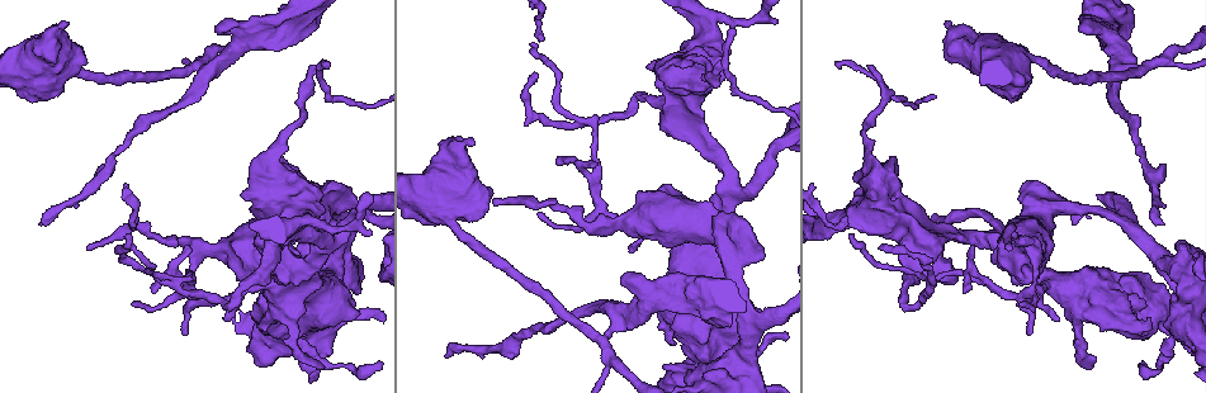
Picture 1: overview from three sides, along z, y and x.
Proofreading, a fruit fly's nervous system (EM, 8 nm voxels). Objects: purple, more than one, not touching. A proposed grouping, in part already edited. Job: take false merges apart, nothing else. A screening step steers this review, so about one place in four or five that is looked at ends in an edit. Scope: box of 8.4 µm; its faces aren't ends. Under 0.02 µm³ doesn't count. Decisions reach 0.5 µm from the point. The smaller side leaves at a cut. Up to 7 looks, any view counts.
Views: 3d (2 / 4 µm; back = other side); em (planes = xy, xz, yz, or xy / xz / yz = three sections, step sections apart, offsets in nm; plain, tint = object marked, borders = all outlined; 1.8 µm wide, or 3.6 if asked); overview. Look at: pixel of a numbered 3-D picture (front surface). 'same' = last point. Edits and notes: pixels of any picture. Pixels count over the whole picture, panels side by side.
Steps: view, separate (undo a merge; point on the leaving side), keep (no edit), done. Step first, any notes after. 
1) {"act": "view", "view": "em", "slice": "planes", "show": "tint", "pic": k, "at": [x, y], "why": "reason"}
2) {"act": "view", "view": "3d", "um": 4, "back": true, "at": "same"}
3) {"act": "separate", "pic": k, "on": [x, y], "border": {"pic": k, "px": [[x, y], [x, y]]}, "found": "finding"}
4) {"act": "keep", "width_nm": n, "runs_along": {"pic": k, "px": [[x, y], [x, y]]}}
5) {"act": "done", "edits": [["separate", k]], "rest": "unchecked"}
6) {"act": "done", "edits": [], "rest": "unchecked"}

{"act": "view", "view": "3d", "um": 4, "pic": 1, "at": [276, 155], "why": "thick turns thin"}

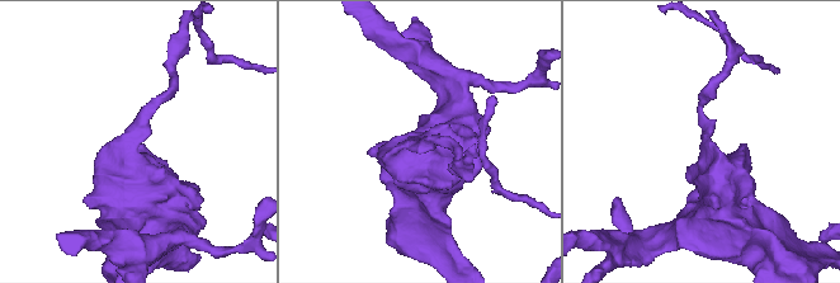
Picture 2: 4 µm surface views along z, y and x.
{"act": "view", "view": "em", "um": 3.6, "slice": "xz", "step": 4, "show": "tint", "pic": 2, "at": [706, 144], "why": "need the tissue"}

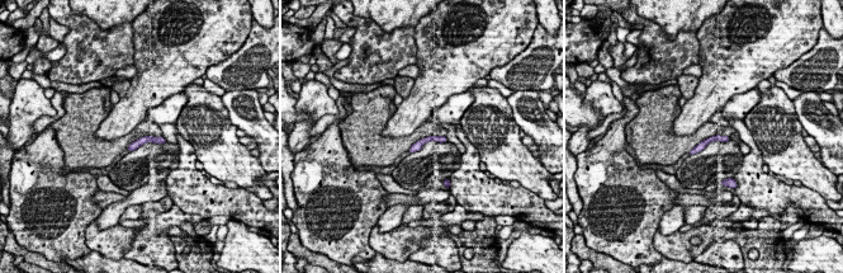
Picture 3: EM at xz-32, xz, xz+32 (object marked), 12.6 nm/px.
{"act": "keep", "width_nm": 100, "runs_along": {"pic": 3, "px": [[727, 139], [710, 139], [691, 153]]}, "found": "continuous, no second cell"}

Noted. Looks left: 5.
{"act": "view", "view": "3d", "um": 2, "pic": 1, "at": [175, 283], "why": "touches itself"}

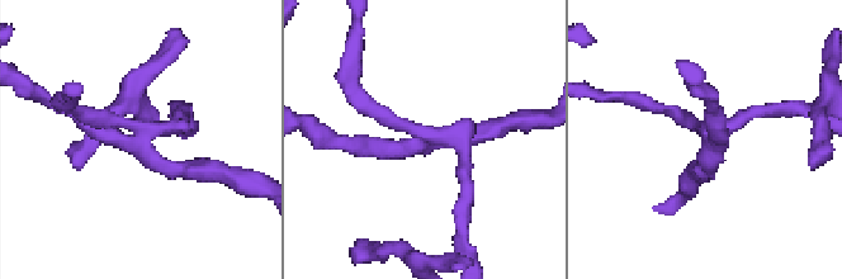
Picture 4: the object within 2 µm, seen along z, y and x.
{"act": "view", "view": "em", "slice": "xy", "step": 16, "show": "tint", "pic": 4, "at": [709, 144], "why": "now the EM"}

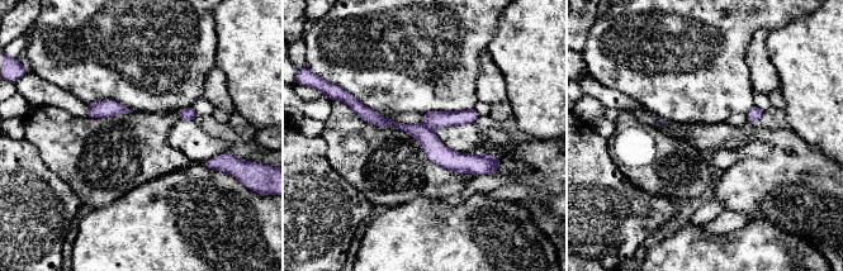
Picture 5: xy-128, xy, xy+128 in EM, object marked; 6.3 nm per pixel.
{"act": "view", "view": "em", "slice": "planes", "show": "tint", "at": "same", "why": "another direction"}

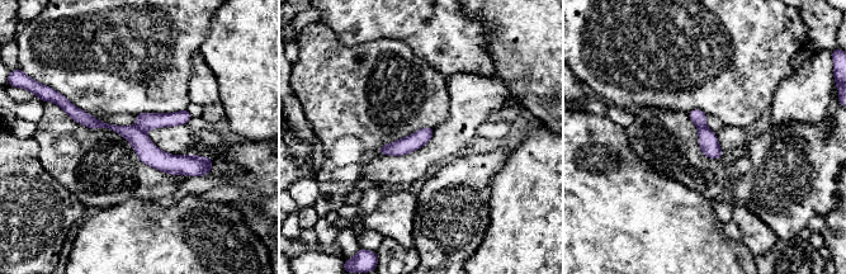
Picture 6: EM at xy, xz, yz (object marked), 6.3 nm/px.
{"act": "separate", "pic": 6, "on": [145, 121], "part_leaving": {"pic": 6, "px": [[187, 116], [140, 123]]}, "found": "a second cell is stuck on"}

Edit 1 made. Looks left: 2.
{"act": "view", "view": "em", "slice": "xz", "step": 8, "show": "tint", "pic": 1, "at": [1120, 68], "why": "thick turns thin"}

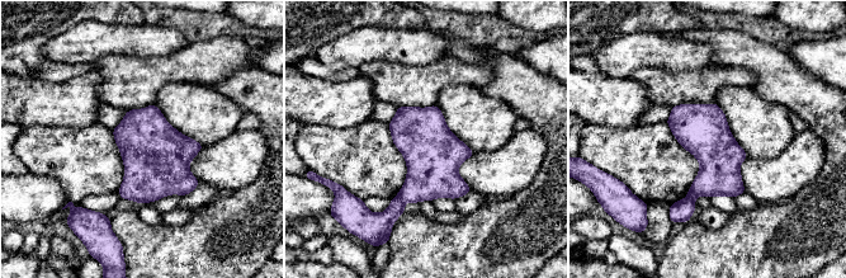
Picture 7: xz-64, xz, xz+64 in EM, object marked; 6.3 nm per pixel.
{"act": "separate", "pic": 7, "on": [430, 173], "width_nm": 320, "border": {"pic": 7, "px": [[397, 196], [405, 202]]}, "found": "a second cell is stuck on"}

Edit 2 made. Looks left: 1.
{"act": "done", "edits": [["separate", 6], ["separate", 7]], "rest": "unchecked"}

